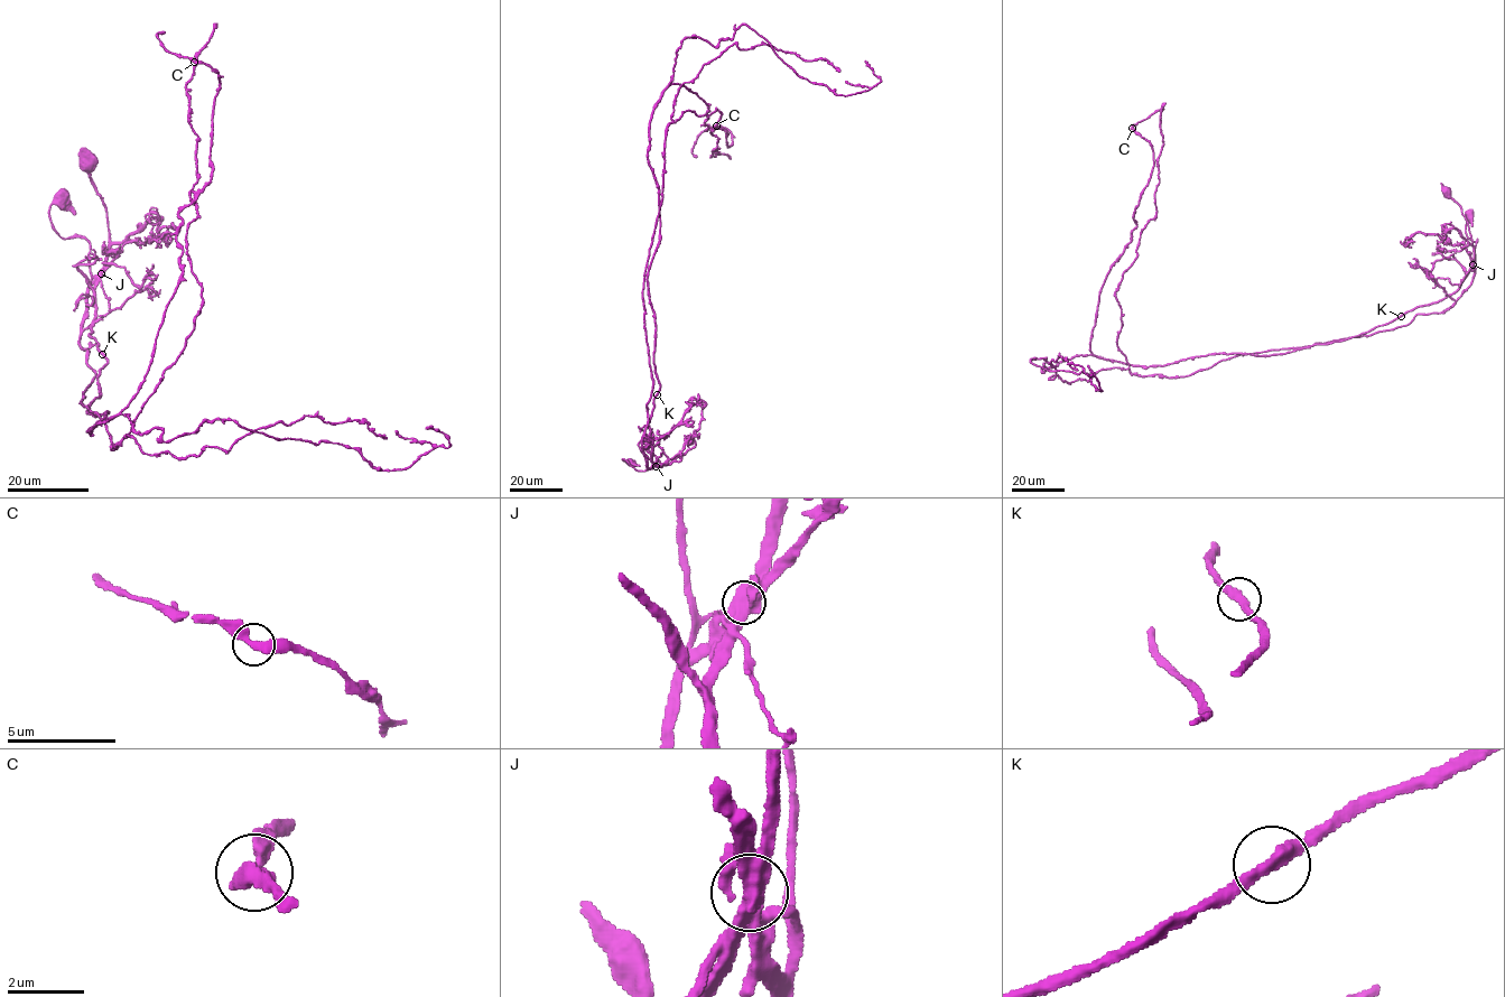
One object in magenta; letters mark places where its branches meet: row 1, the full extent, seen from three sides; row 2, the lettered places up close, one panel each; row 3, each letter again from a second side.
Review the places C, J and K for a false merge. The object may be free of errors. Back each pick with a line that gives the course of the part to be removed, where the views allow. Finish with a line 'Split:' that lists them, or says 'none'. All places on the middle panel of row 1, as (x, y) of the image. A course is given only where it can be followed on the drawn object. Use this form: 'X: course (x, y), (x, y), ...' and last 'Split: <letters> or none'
J: course (656, 466), (642, 446), (652, 389), (642, 296), (667, 126), (686, 111), (716, 109), (711, 157), (731, 159)
Split: J

